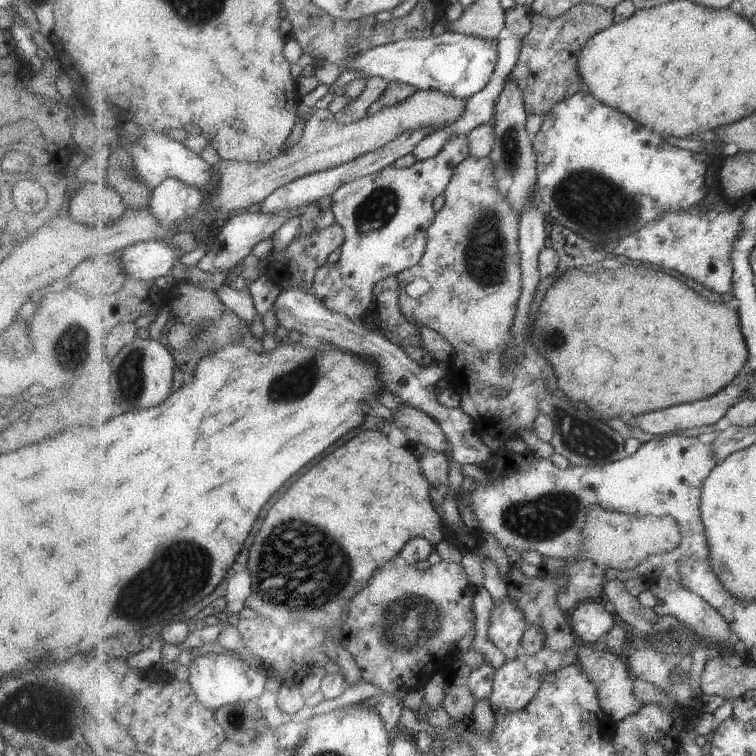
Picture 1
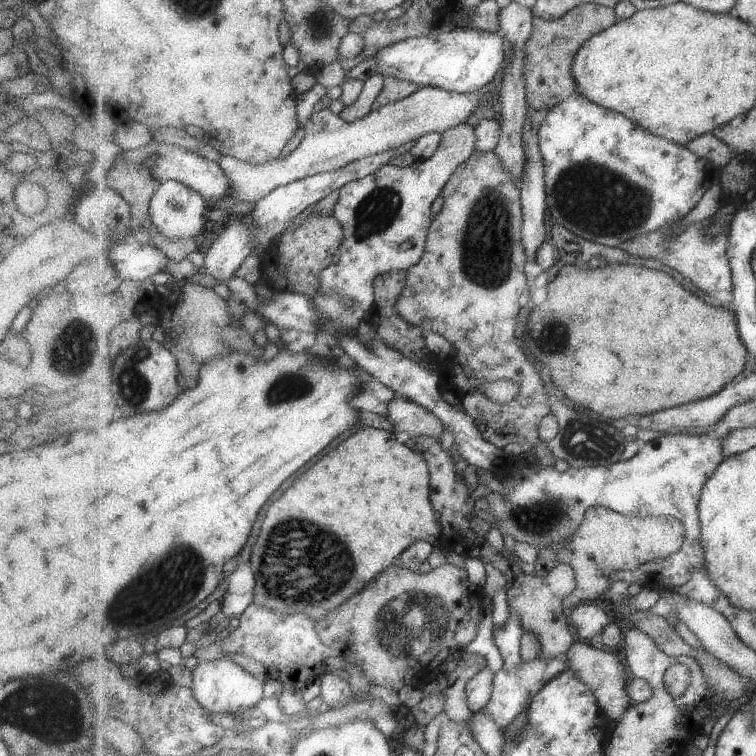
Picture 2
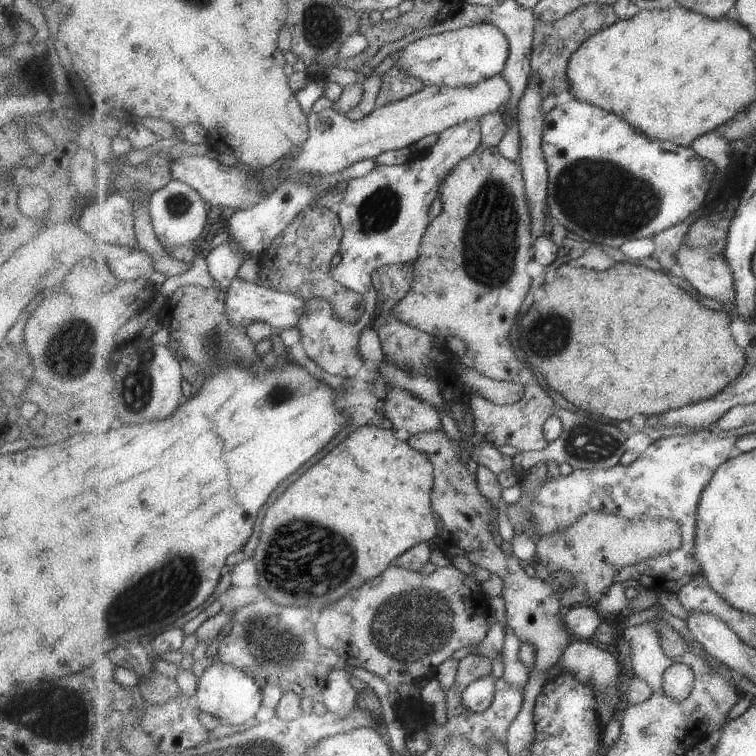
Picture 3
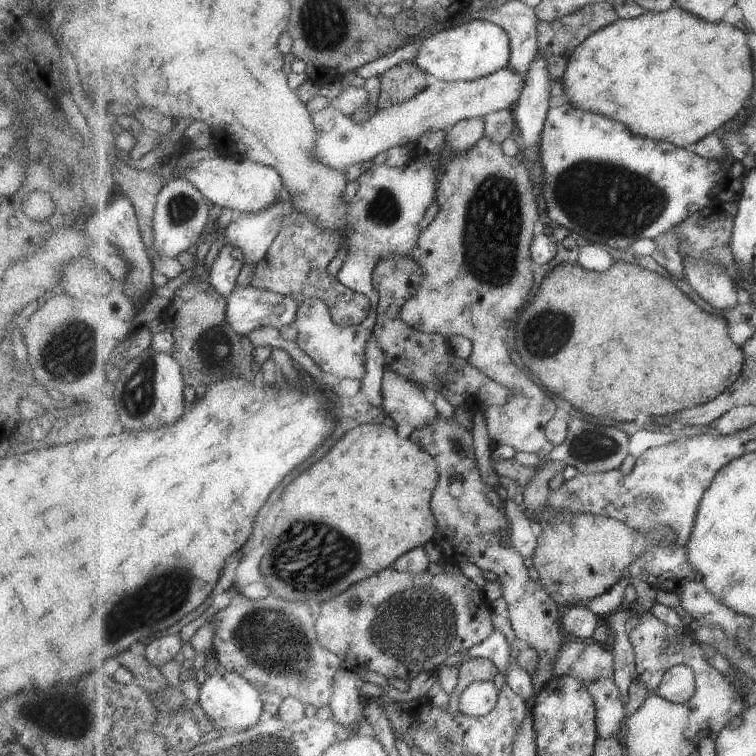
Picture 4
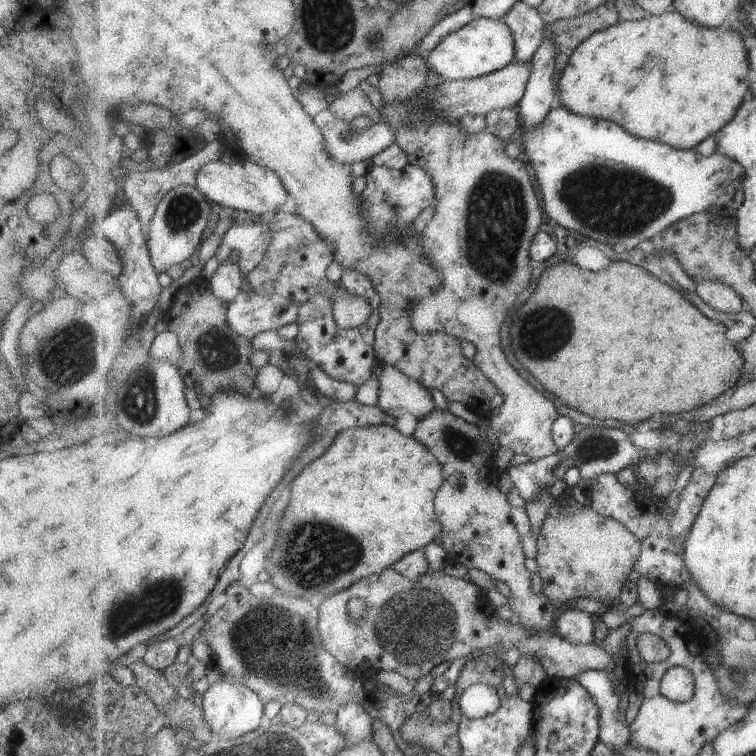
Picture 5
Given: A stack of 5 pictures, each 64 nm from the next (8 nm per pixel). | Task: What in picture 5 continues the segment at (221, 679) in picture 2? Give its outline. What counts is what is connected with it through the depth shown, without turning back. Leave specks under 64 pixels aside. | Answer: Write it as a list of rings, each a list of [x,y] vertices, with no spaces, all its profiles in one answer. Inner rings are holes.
[[[224,675],[211,684],[203,696],[203,715],[216,738],[239,738],[242,734],[255,730],[261,726],[263,710],[265,710],[265,706],[261,702],[261,698],[249,686],[229,675]]]

